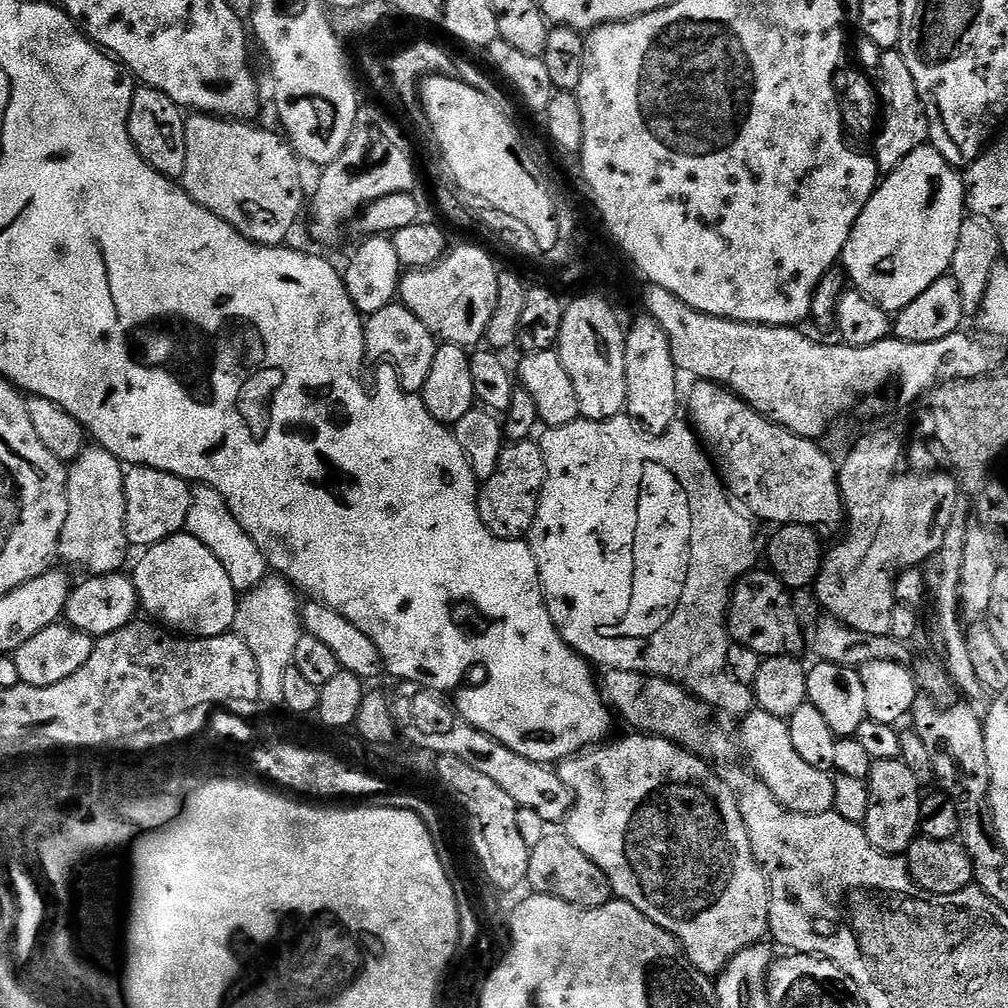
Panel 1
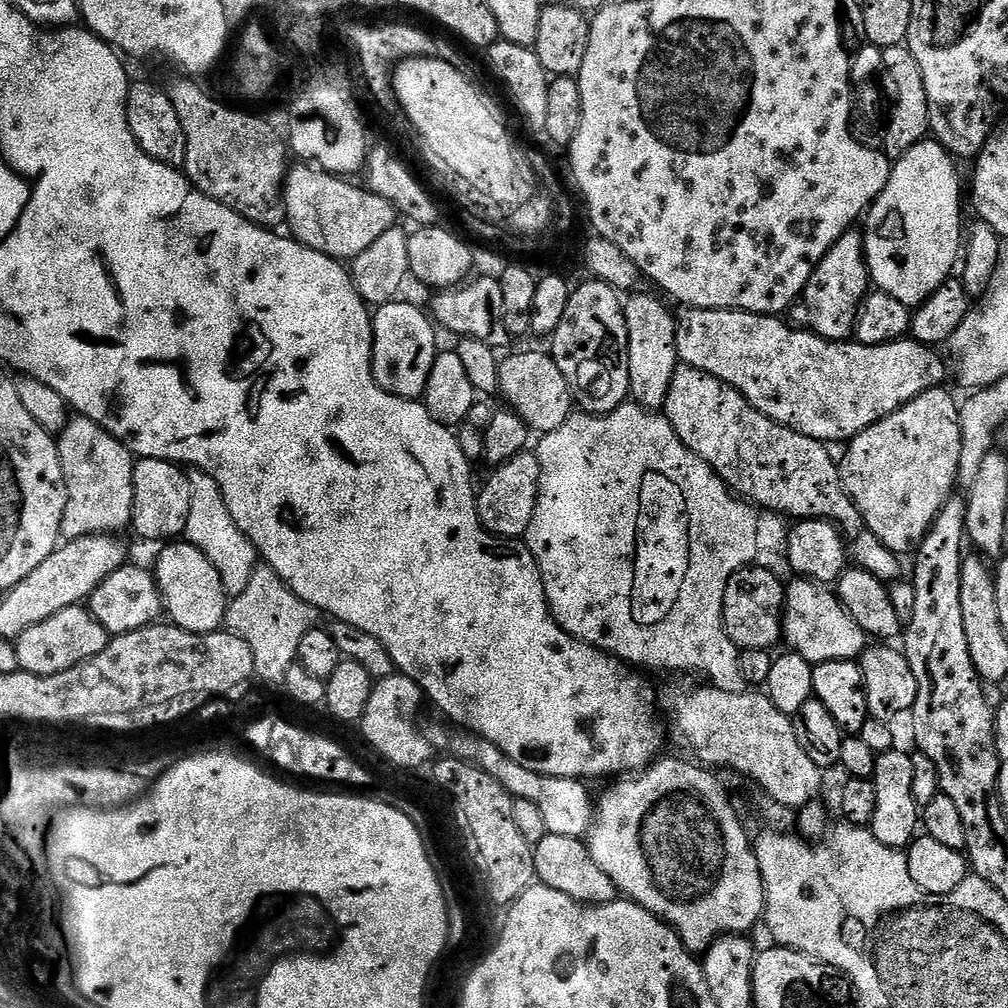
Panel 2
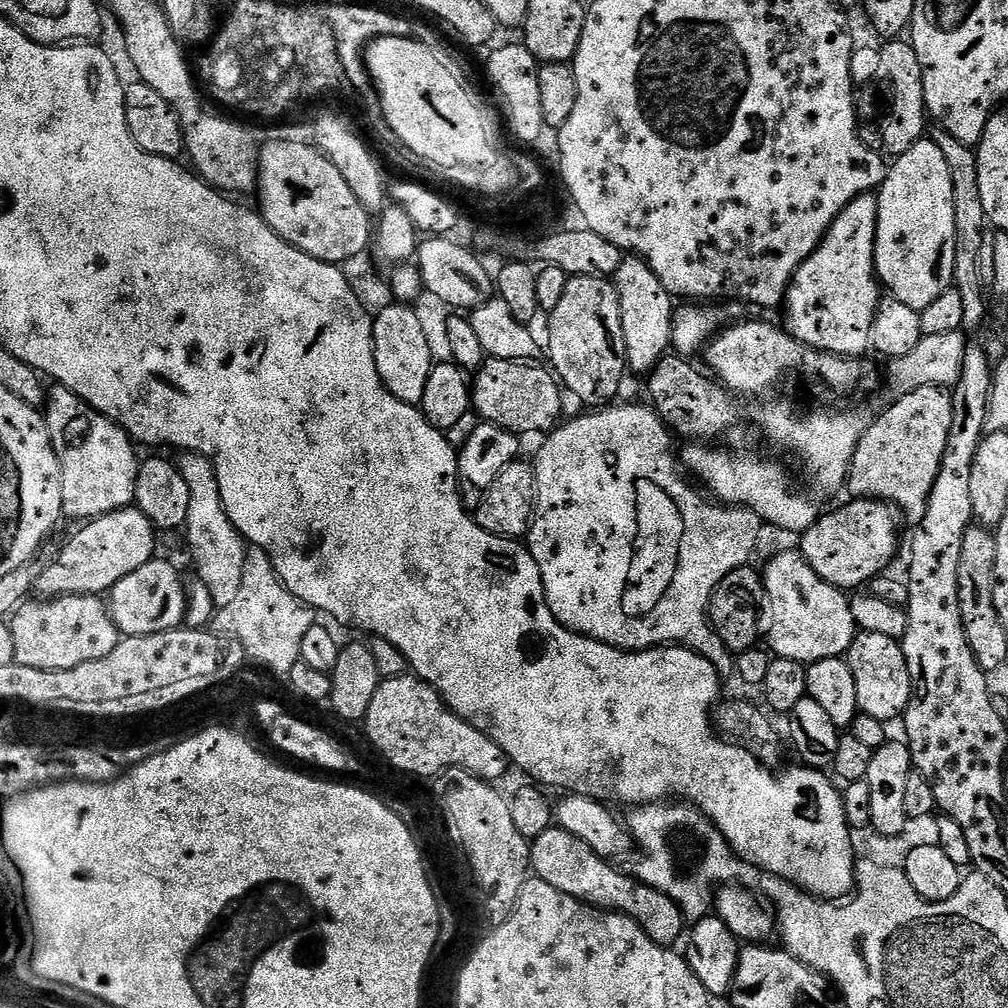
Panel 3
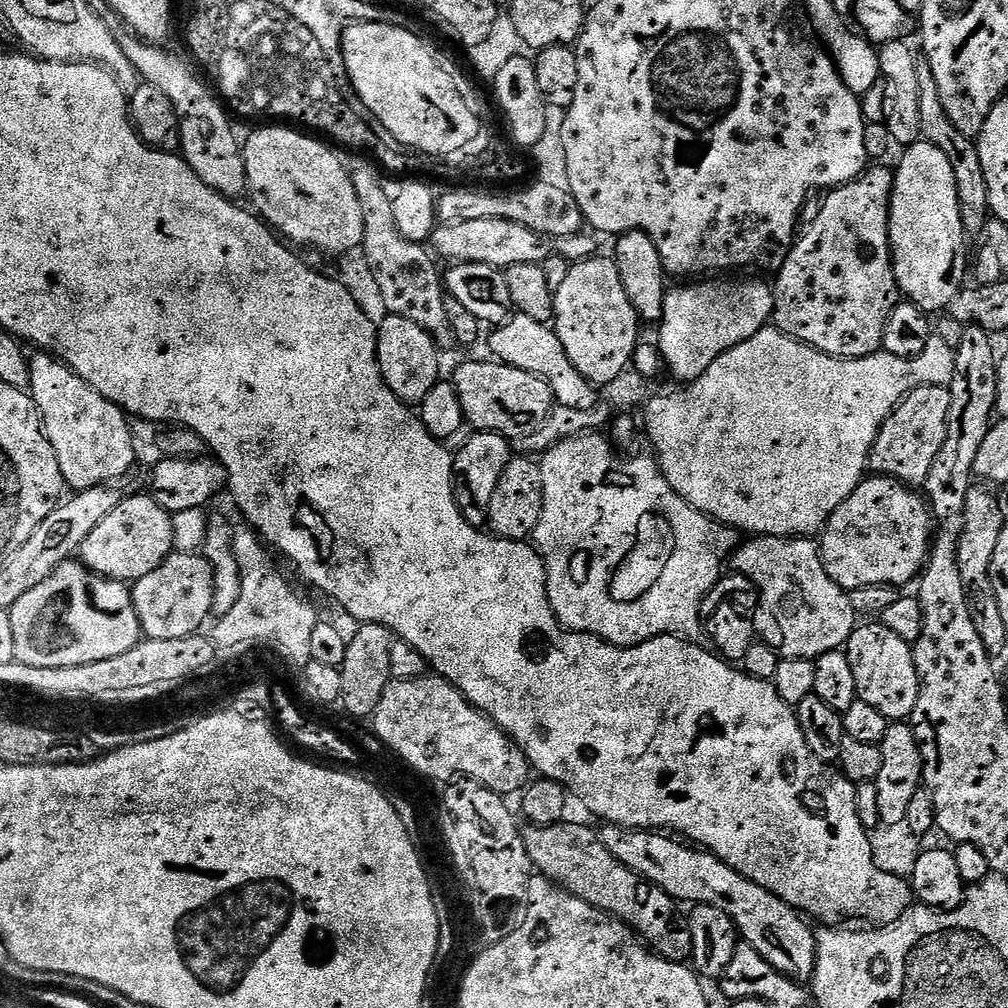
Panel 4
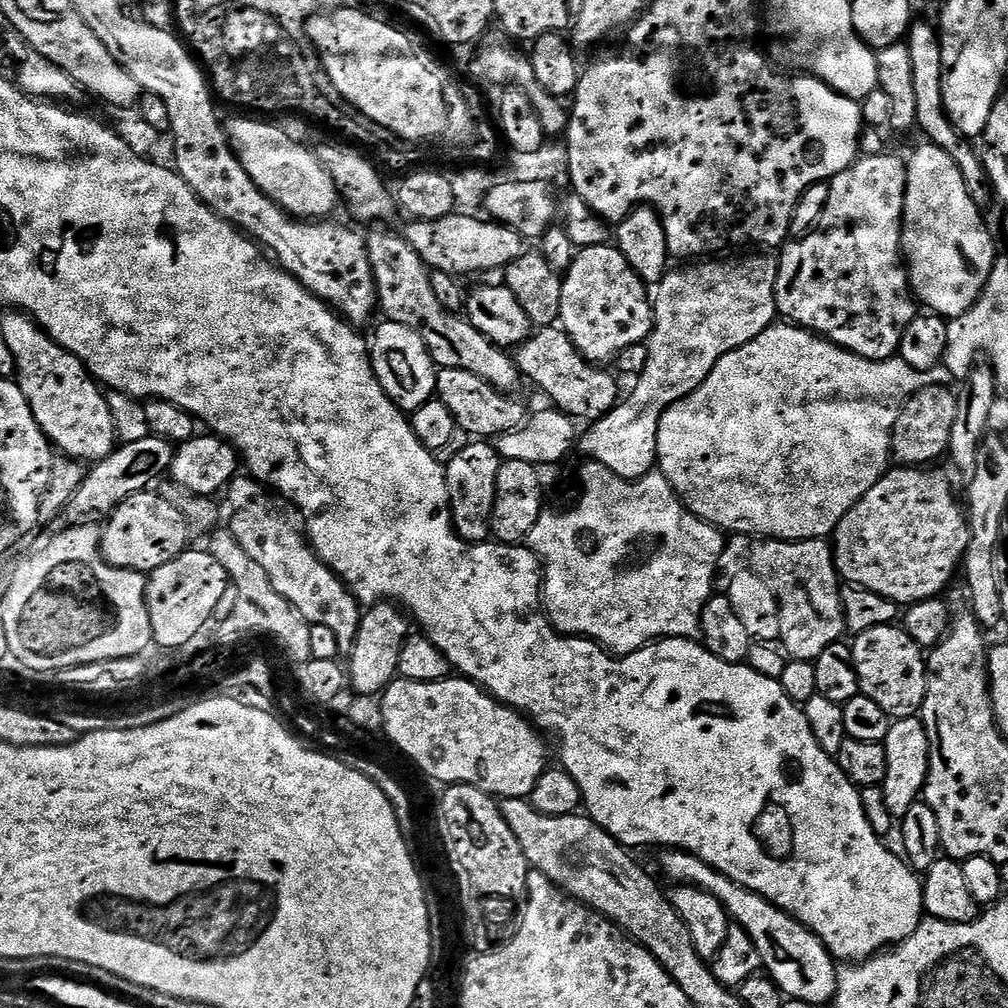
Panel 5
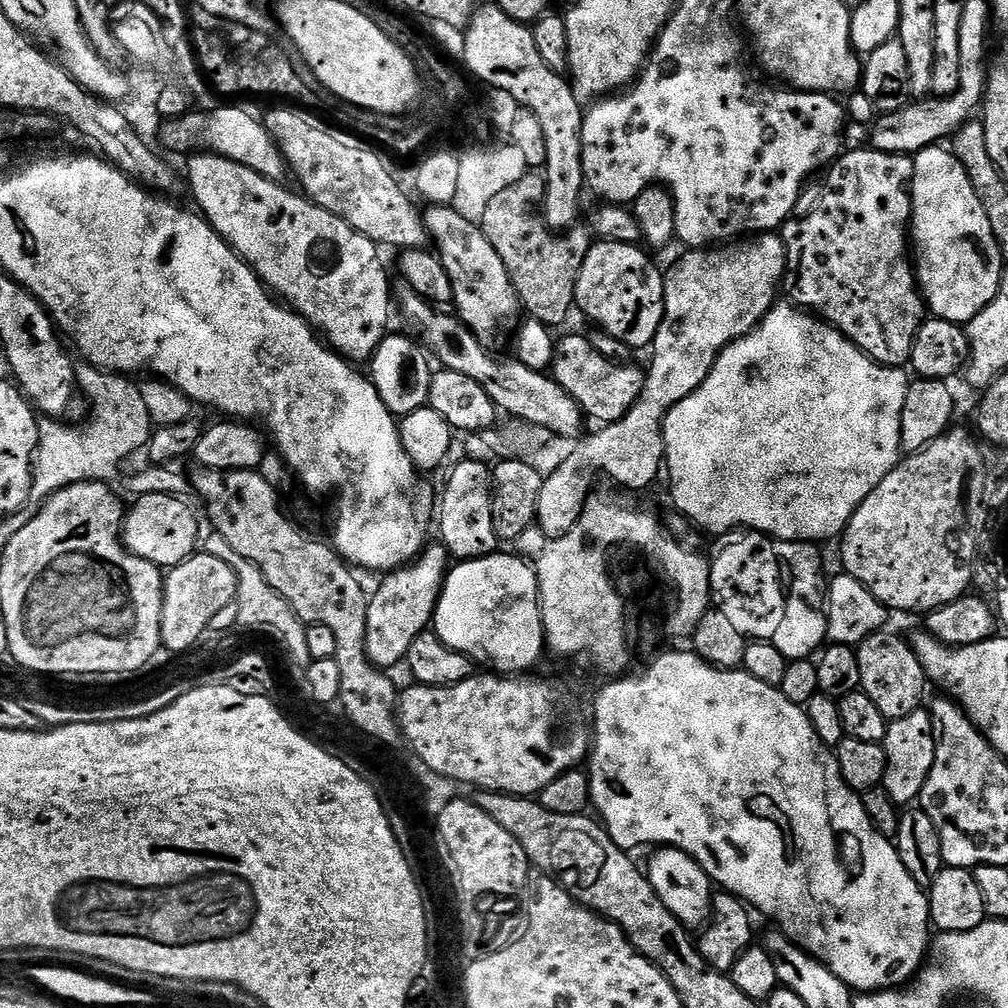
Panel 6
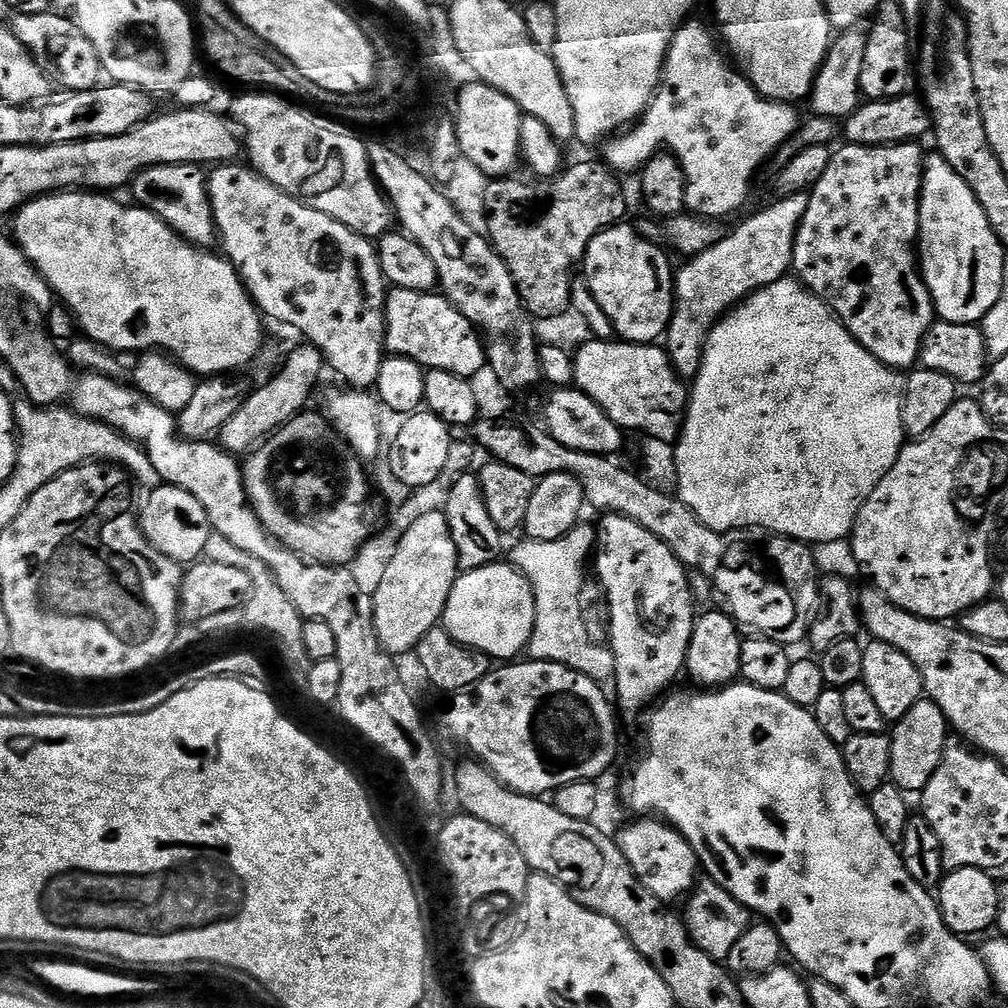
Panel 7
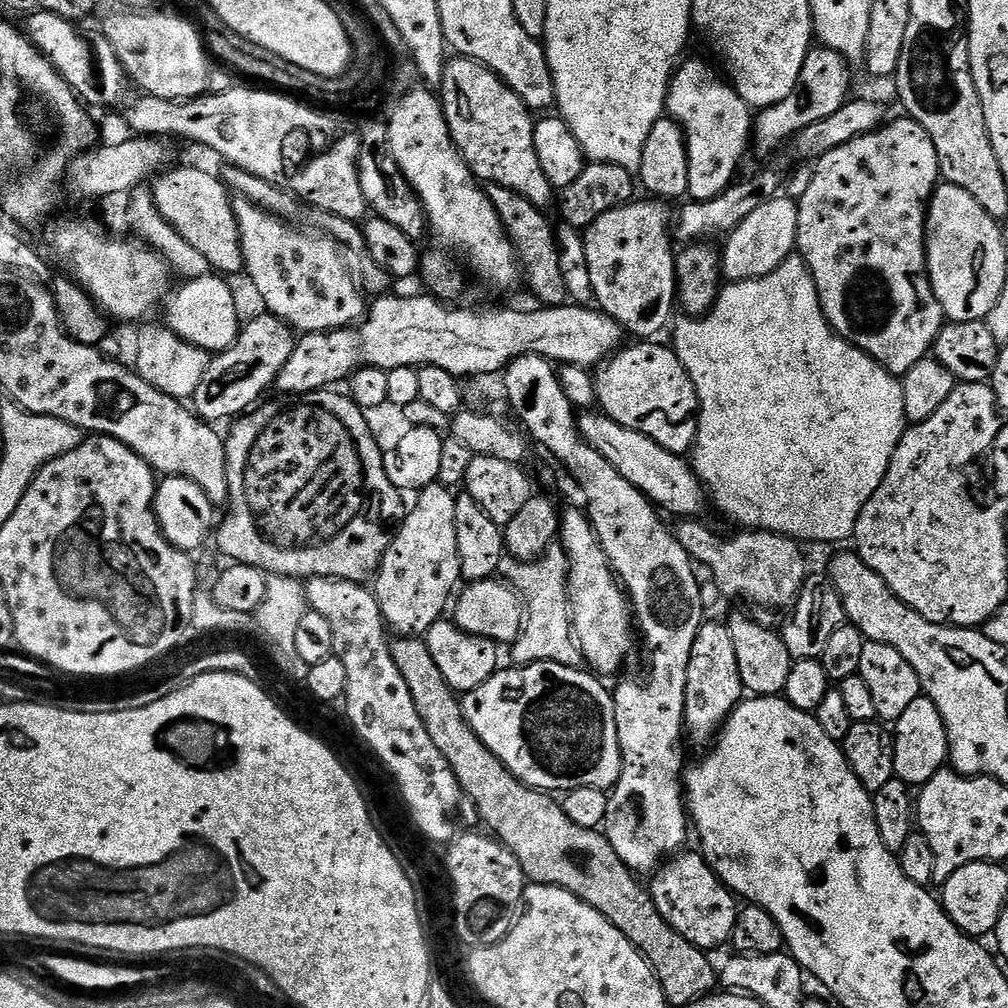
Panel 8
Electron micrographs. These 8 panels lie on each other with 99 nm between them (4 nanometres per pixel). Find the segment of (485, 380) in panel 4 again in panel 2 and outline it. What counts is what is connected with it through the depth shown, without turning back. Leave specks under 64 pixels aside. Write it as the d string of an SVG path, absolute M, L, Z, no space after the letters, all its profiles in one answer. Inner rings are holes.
M516 352L500 360L499 395L511 411L517 412L533 433L543 434L558 430L574 412L574 397L562 370L553 362L551 355L544 352Z

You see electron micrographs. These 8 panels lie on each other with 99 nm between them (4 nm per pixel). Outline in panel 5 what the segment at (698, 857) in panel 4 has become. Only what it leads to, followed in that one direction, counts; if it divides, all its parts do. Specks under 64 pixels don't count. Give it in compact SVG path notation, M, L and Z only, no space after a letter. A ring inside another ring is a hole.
M664 850L661 853L660 868L666 879L672 880L673 885L693 884L714 894L728 911L729 917L747 930L760 955L763 971L772 977L787 999L801 1000L810 1006L831 1005L835 1001L837 961L811 930L783 912L778 905L726 878L694 853L683 850Z

